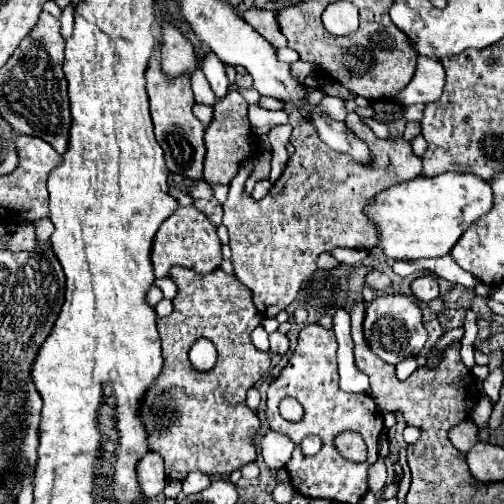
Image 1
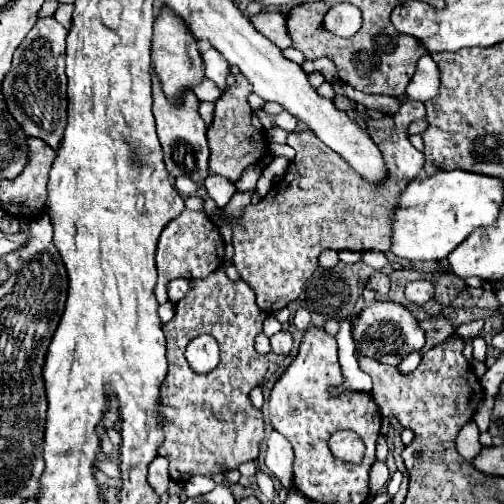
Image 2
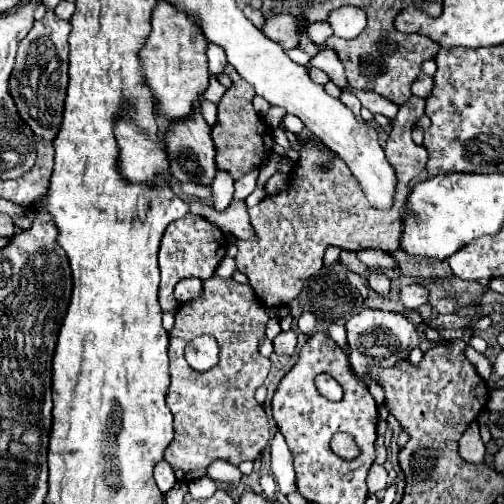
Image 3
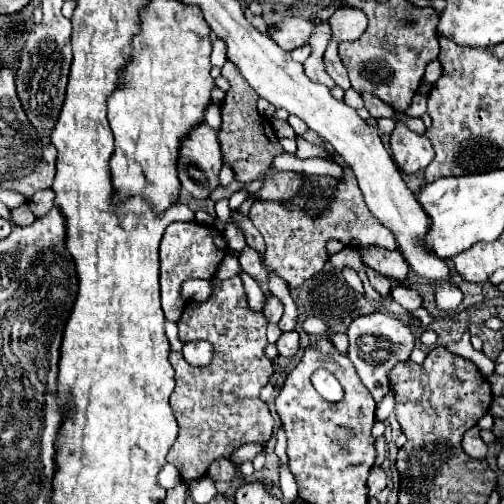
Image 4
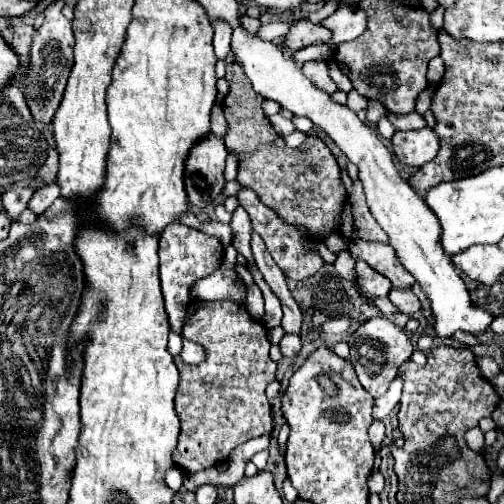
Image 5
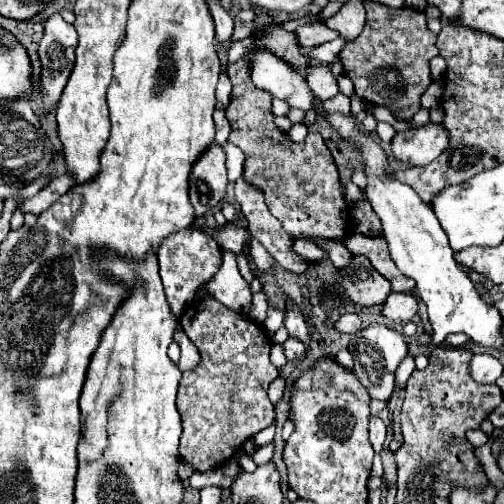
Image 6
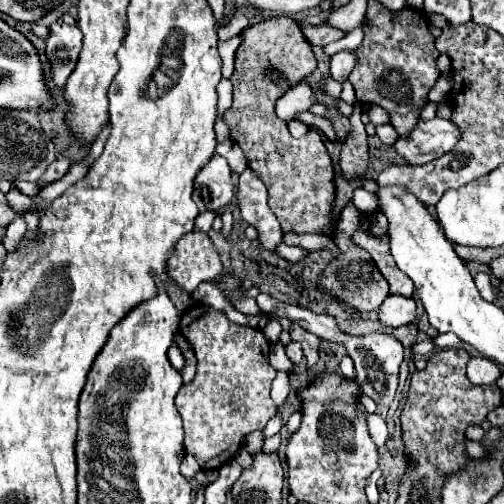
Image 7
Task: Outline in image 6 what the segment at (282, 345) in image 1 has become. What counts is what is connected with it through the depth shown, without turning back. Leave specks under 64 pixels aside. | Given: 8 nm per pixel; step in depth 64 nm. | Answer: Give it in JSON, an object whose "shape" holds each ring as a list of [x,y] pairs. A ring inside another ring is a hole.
{"shape":[[[288,338],[288,340],[284,342],[284,354],[286,354],[288,360],[298,362],[298,360],[302,360],[302,356],[304,356],[304,344],[302,344],[298,338]]]}

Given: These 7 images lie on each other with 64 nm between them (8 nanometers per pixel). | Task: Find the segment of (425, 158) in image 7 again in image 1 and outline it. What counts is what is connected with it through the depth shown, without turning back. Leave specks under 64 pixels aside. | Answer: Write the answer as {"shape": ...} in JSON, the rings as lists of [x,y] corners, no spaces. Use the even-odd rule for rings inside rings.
{"shape":[[[413,104],[404,109],[404,119],[407,122],[417,121],[420,122],[423,118],[423,112],[425,109],[424,104]],[[352,110],[348,112],[348,128],[356,132],[374,152],[376,164],[372,168],[364,168],[356,164],[354,160],[348,160],[348,156],[340,152],[332,152],[332,148],[320,144],[320,138],[316,136],[316,130],[306,120],[292,130],[290,144],[296,148],[294,156],[286,162],[286,168],[272,190],[261,200],[244,194],[245,182],[254,169],[253,159],[244,161],[238,174],[230,182],[230,190],[226,202],[223,204],[222,223],[230,232],[230,248],[232,248],[232,266],[236,278],[252,290],[254,304],[262,316],[276,316],[280,310],[284,310],[288,304],[294,302],[298,296],[298,290],[302,282],[312,276],[316,270],[316,258],[322,252],[330,252],[334,248],[356,248],[356,250],[374,250],[380,244],[380,232],[376,230],[376,224],[366,216],[364,208],[370,204],[372,198],[376,198],[380,192],[408,182],[416,178],[422,172],[422,158],[418,158],[412,150],[412,146],[396,136],[388,140],[380,140],[374,136],[374,132],[358,118],[358,114]]]}

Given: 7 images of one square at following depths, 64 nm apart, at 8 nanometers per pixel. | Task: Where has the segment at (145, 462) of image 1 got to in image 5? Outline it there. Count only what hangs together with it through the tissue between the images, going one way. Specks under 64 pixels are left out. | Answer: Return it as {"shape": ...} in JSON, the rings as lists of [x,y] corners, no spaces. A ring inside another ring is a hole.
{"shape":[[[172,468],[168,474],[166,474],[166,484],[174,490],[174,492],[178,492],[180,490],[180,486],[182,486],[182,472],[180,472],[180,468]]]}

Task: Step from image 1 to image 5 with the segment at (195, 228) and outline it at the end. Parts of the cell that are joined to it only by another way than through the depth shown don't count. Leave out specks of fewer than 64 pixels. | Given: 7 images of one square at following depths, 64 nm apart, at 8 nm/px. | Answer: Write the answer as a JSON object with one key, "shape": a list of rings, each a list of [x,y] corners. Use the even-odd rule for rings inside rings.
{"shape":[[[174,224],[172,228],[168,228],[168,232],[164,232],[164,236],[160,236],[158,254],[160,254],[160,280],[162,280],[164,304],[166,304],[168,320],[172,324],[172,332],[178,334],[182,330],[182,318],[186,312],[186,304],[190,304],[192,286],[196,284],[196,280],[206,278],[220,266],[224,248],[212,236],[206,236],[184,224]]]}

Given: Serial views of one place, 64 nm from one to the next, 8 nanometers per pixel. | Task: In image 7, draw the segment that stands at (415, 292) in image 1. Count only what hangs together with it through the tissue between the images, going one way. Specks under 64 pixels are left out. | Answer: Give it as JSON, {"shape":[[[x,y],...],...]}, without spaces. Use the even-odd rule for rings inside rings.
{"shape":[[[392,294],[382,302],[378,310],[378,320],[382,326],[388,326],[388,328],[408,326],[416,320],[416,304],[412,298]]]}

